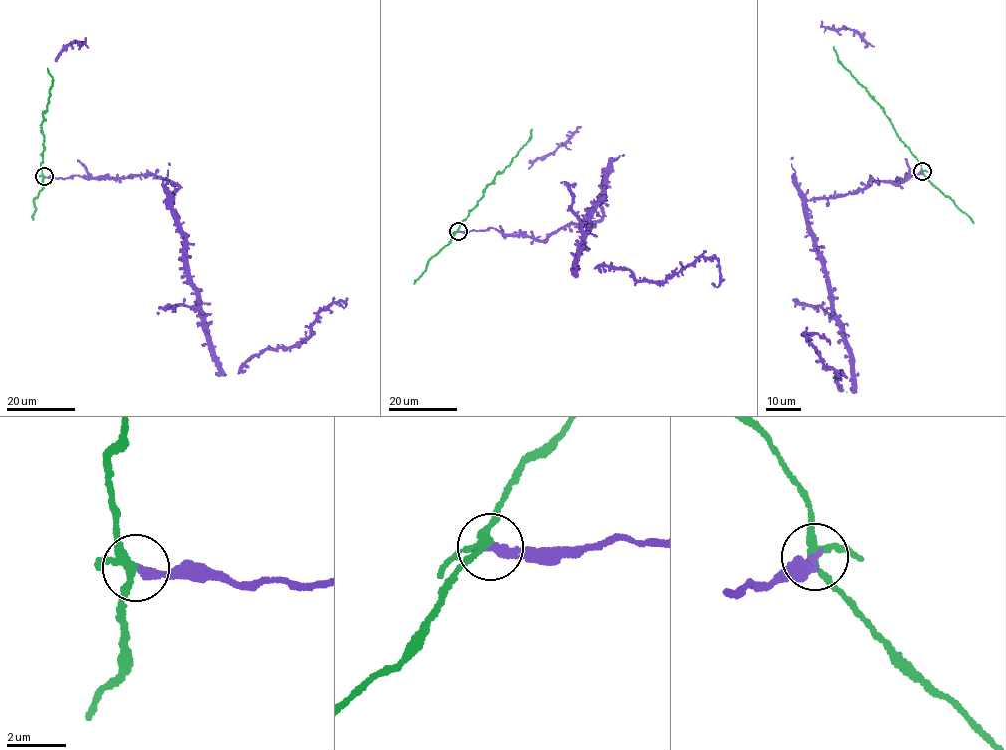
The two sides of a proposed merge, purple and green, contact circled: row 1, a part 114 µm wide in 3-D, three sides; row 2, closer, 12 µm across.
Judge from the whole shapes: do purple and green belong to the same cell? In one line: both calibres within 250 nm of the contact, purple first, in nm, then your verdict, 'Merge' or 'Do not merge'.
Thickness 260 nm (purple) against 220 nm. Do not merge

